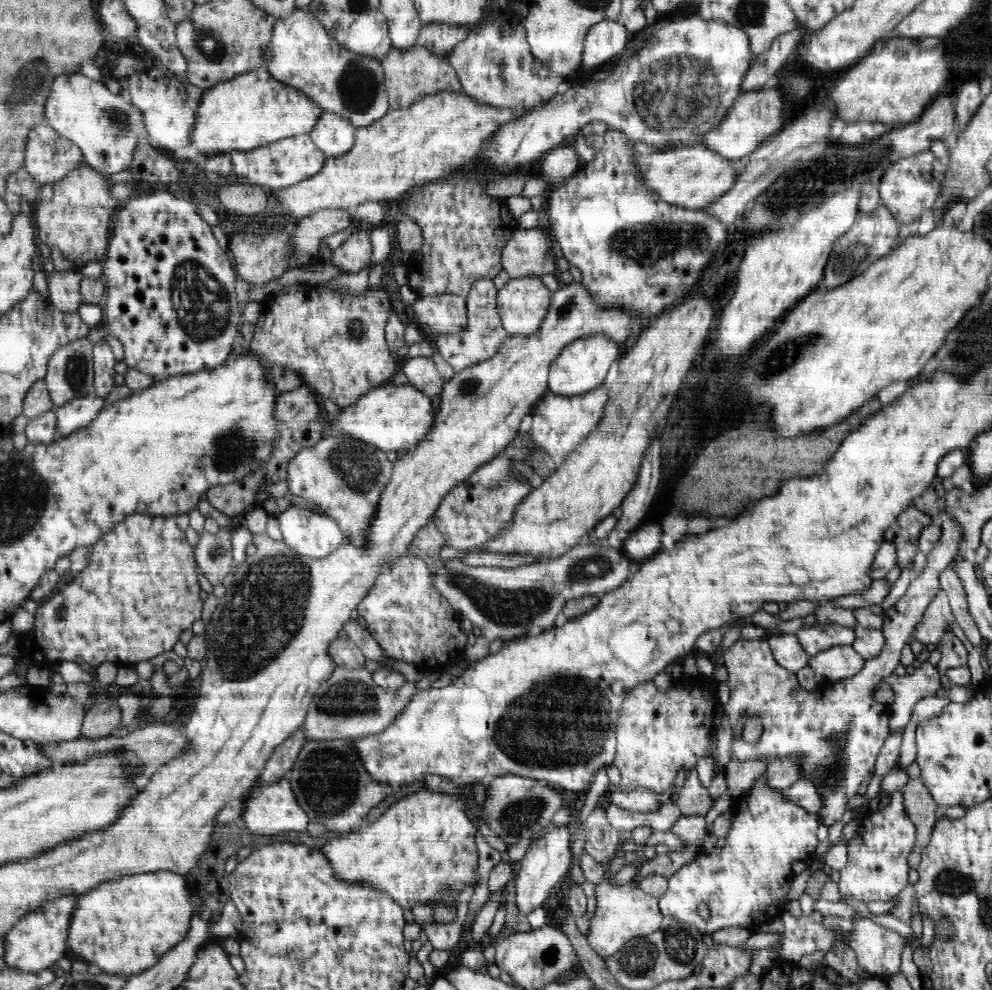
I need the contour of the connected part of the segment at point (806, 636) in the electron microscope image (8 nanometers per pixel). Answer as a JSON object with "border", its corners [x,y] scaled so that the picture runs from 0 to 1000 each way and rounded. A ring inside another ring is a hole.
{"border":[[[845,629],[819,631],[816,634],[807,634],[799,640],[815,660],[816,665],[839,653],[858,652],[862,645],[861,634]]]}

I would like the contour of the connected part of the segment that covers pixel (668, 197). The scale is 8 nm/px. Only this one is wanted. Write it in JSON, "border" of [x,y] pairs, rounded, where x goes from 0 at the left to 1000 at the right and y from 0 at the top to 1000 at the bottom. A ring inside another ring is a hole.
{"border":[[[706,144],[663,152],[656,156],[643,156],[641,169],[645,173],[647,185],[661,194],[667,203],[696,212],[712,210],[716,204],[734,194],[744,178],[744,170],[736,161]]]}

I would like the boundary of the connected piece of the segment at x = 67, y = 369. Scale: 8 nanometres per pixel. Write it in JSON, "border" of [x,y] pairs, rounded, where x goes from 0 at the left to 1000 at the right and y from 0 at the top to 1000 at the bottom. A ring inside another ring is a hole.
{"border":[[[87,340],[54,356],[44,382],[54,411],[95,396],[95,347]]]}

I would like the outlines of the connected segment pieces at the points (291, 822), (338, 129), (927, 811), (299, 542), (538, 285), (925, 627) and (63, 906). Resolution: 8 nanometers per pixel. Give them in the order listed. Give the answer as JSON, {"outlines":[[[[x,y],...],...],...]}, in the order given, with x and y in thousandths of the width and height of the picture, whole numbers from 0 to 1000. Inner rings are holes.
{"outlines":[[[[286,785],[270,794],[264,794],[254,800],[254,804],[246,807],[246,822],[240,832],[245,833],[256,842],[283,842],[284,840],[305,840],[309,838],[313,827],[300,813],[293,791]]],[[[326,111],[324,119],[315,129],[311,137],[317,145],[328,154],[330,160],[341,160],[355,152],[359,129],[345,116]]],[[[928,785],[916,787],[908,798],[911,802],[913,823],[923,833],[923,857],[933,858],[938,852],[948,816]]],[[[293,511],[278,520],[285,547],[304,562],[327,565],[338,557],[348,541],[341,528],[330,519]]],[[[544,279],[514,282],[501,295],[501,312],[513,339],[539,337],[554,306],[554,293]]],[[[946,594],[946,601],[938,608],[933,614],[931,622],[925,626],[919,640],[917,640],[917,647],[920,644],[926,646],[931,652],[948,648],[952,642],[952,633],[958,629],[961,638],[966,638],[968,632],[963,627],[956,601],[949,594]]],[[[69,903],[54,907],[24,926],[20,926],[4,946],[5,976],[32,984],[50,979],[54,972],[67,966],[70,929],[80,905],[81,903]]]]}

